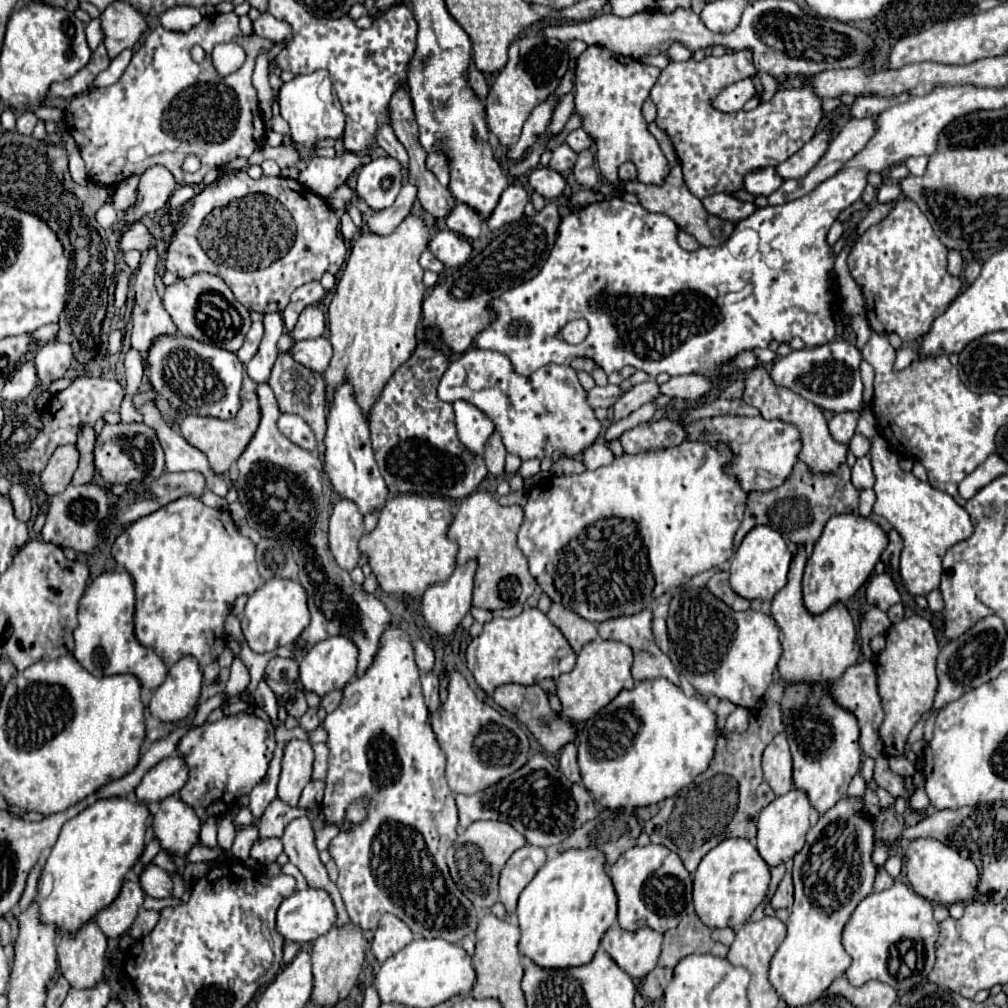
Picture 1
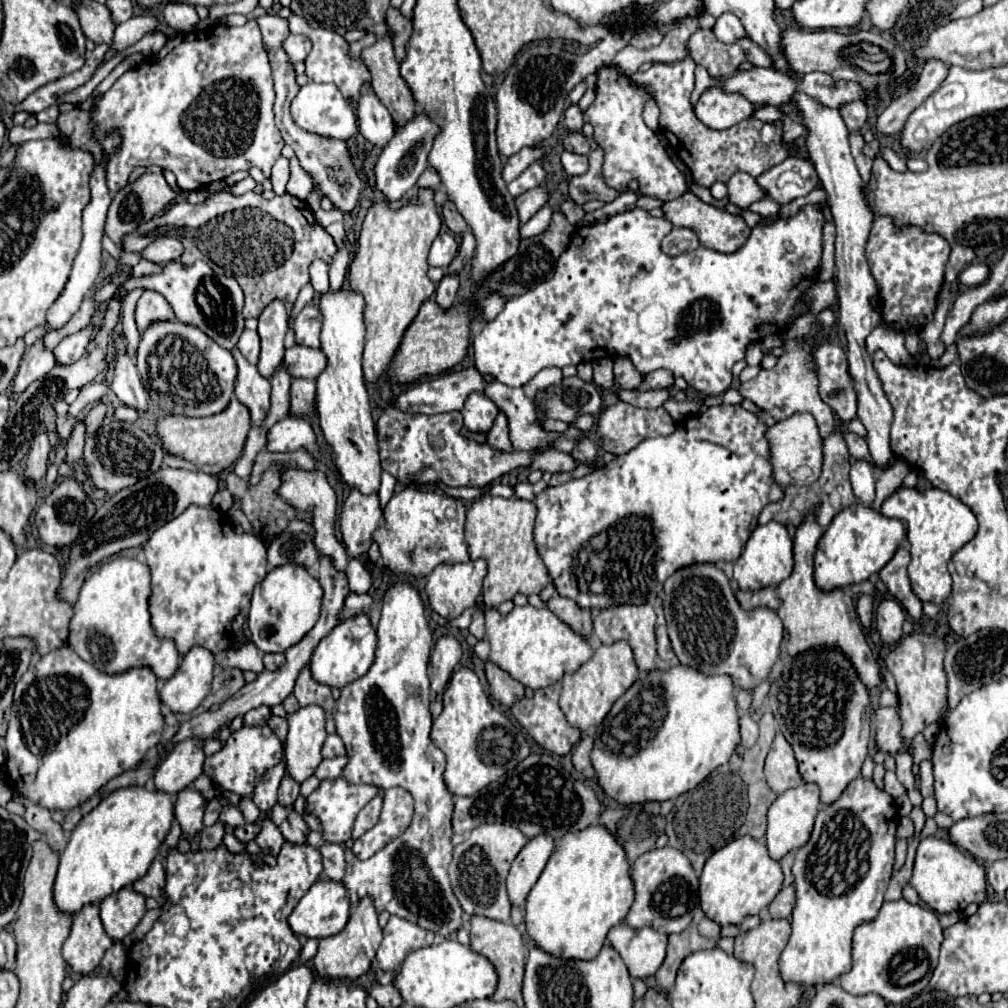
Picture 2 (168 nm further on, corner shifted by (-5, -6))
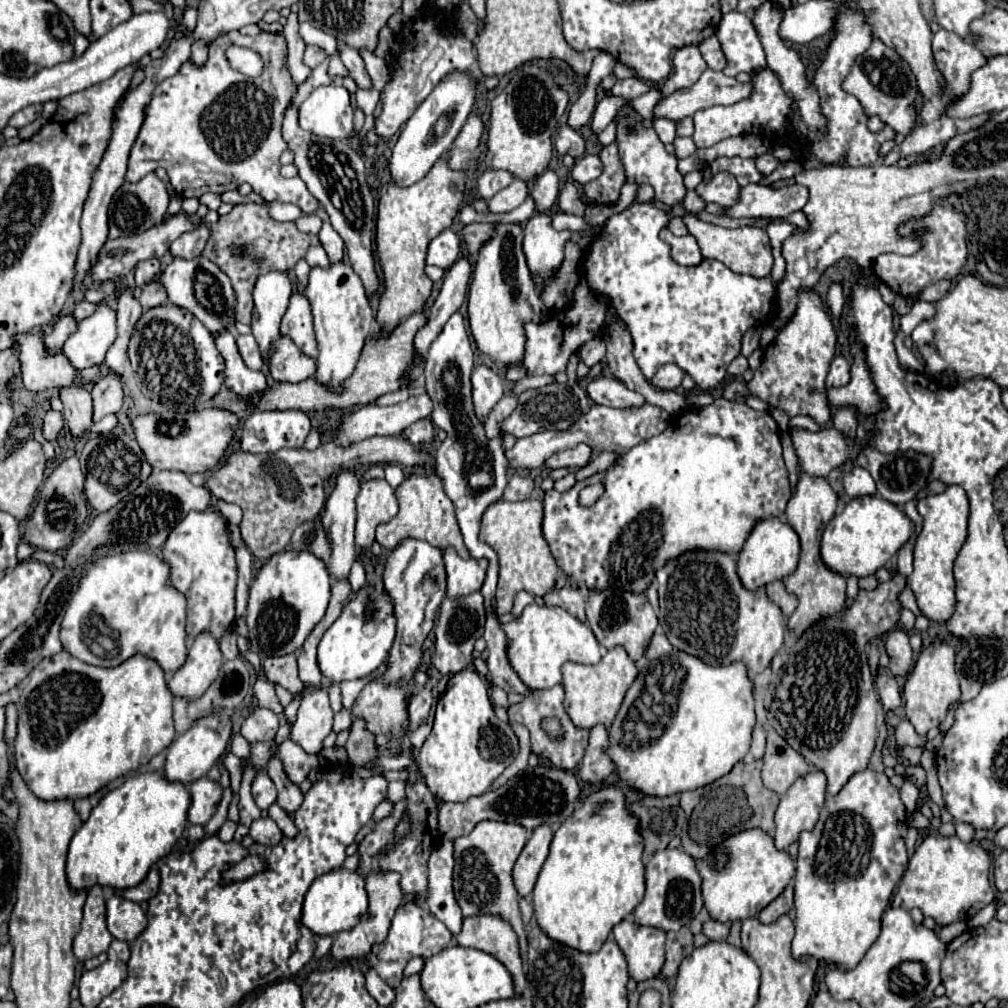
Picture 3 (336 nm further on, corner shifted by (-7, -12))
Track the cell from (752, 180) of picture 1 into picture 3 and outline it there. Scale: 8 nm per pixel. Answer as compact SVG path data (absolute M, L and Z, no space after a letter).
M720 172L716 176L712 176L712 180L708 184L700 184L696 188L696 192L706 200L706 202L716 202L720 206L734 206L734 202L738 202L738 194L740 194L740 186L736 182L736 178L732 174Z

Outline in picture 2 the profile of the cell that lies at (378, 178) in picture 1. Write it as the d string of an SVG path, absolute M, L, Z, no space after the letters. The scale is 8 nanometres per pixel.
M426 112L414 114L412 120L408 120L402 128L396 130L394 138L386 144L386 148L382 150L382 154L376 162L376 168L374 168L376 186L384 196L388 196L388 200L392 200L392 202L400 200L414 188L420 174L428 168L428 154L430 154L430 148L432 148L438 132L440 132L438 124Z

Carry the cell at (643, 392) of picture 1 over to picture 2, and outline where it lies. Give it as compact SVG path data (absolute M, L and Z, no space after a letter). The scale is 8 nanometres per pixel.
M654 370L644 376L644 382L640 388L670 388L674 384L674 376L670 370Z

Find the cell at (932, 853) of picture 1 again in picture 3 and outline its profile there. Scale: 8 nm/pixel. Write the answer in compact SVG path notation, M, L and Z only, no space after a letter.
M926 836L916 848L910 864L900 880L900 886L892 898L892 906L904 910L920 908L924 916L936 920L938 926L946 926L958 920L970 920L974 912L982 910L994 900L994 892L988 880L990 858L974 842L962 842L960 838Z

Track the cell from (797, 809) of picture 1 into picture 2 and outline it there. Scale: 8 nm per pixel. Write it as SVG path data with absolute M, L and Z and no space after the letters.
M804 782L796 788L786 790L776 798L776 802L768 810L768 830L766 830L766 844L768 852L774 860L780 860L794 848L802 848L808 842L808 836L814 826L816 812L820 810L820 790L814 782Z

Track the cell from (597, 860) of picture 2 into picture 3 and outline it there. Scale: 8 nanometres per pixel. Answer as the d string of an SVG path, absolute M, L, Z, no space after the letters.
M614 786L602 788L600 792L594 792L588 798L584 798L576 806L576 812L556 830L550 854L538 874L532 892L534 918L548 938L554 938L564 946L590 954L600 950L612 928L634 912L634 908L642 902L642 896L644 896L644 864L642 864L642 838L638 834L638 822L628 812L622 790Z

